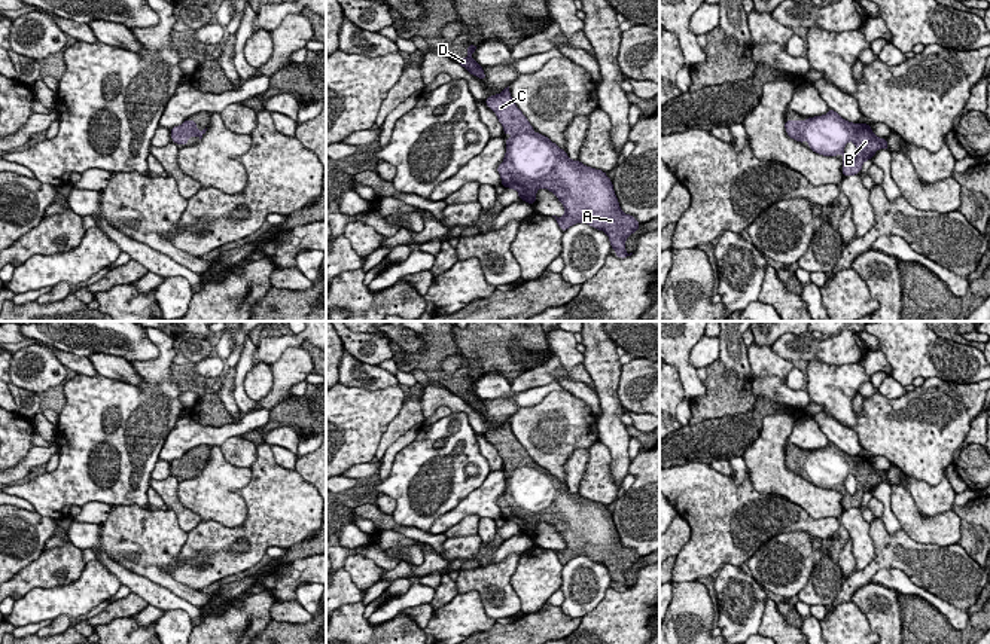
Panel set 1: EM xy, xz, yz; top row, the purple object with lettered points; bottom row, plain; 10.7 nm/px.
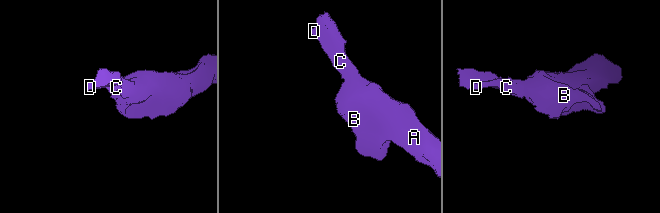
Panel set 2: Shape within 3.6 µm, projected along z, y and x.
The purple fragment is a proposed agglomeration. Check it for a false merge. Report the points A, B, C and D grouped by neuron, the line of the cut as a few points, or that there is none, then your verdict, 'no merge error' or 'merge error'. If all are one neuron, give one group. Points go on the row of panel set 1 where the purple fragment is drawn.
A B C D; no cut; no merge error

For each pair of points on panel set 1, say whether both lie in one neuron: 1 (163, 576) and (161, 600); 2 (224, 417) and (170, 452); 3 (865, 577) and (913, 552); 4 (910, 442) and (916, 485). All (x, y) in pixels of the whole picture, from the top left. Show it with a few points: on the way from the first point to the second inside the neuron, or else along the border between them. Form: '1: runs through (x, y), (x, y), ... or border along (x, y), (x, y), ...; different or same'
1: border along (131, 571), (167, 588), (192, 606); different
2: border along (188, 415), (207, 426), (225, 426), (234, 421); different
3: runs through (876, 565), (890, 552), (901, 552); same
4: border along (892, 464), (929, 484), (937, 484), (943, 478); different

